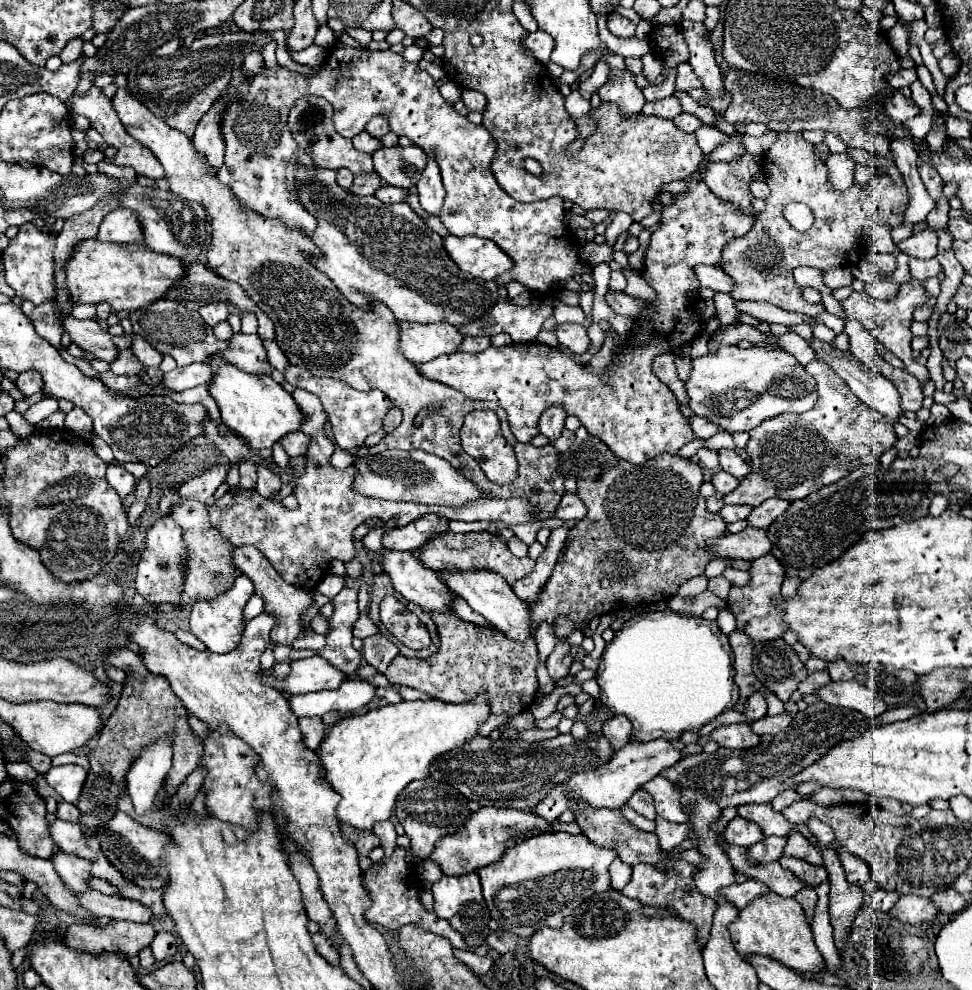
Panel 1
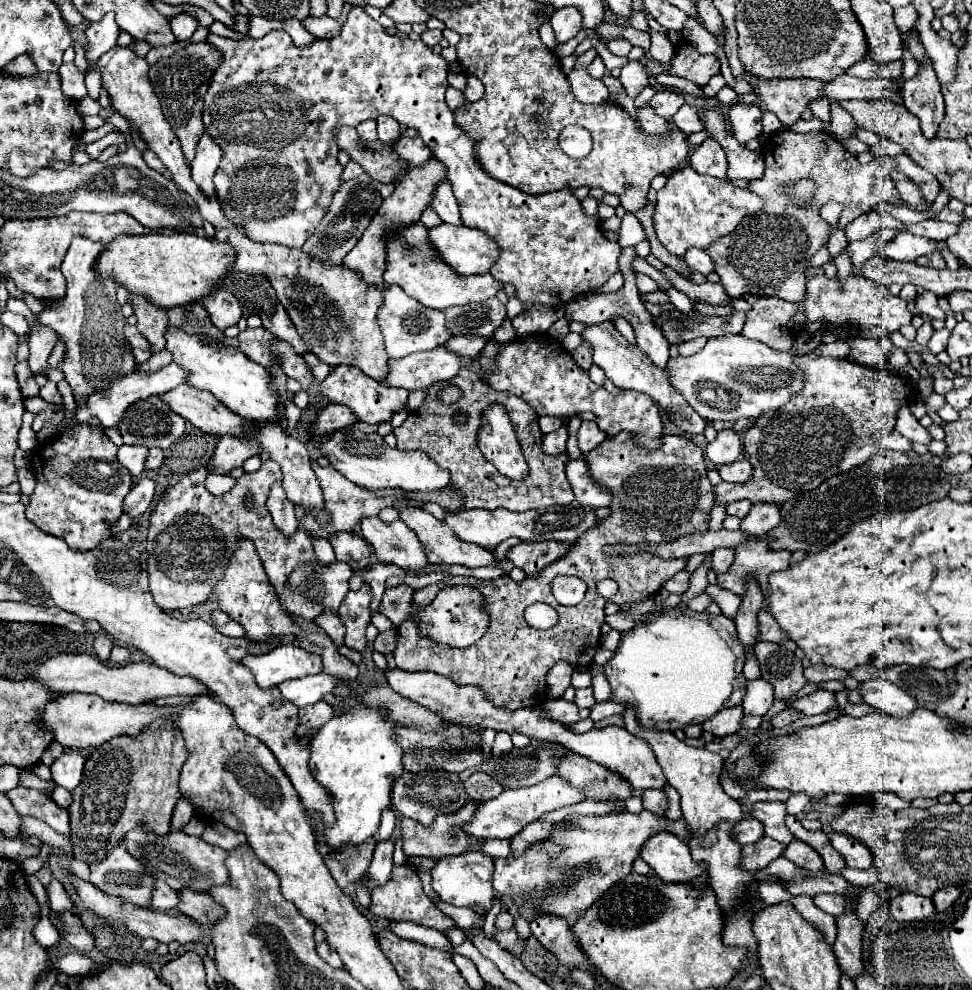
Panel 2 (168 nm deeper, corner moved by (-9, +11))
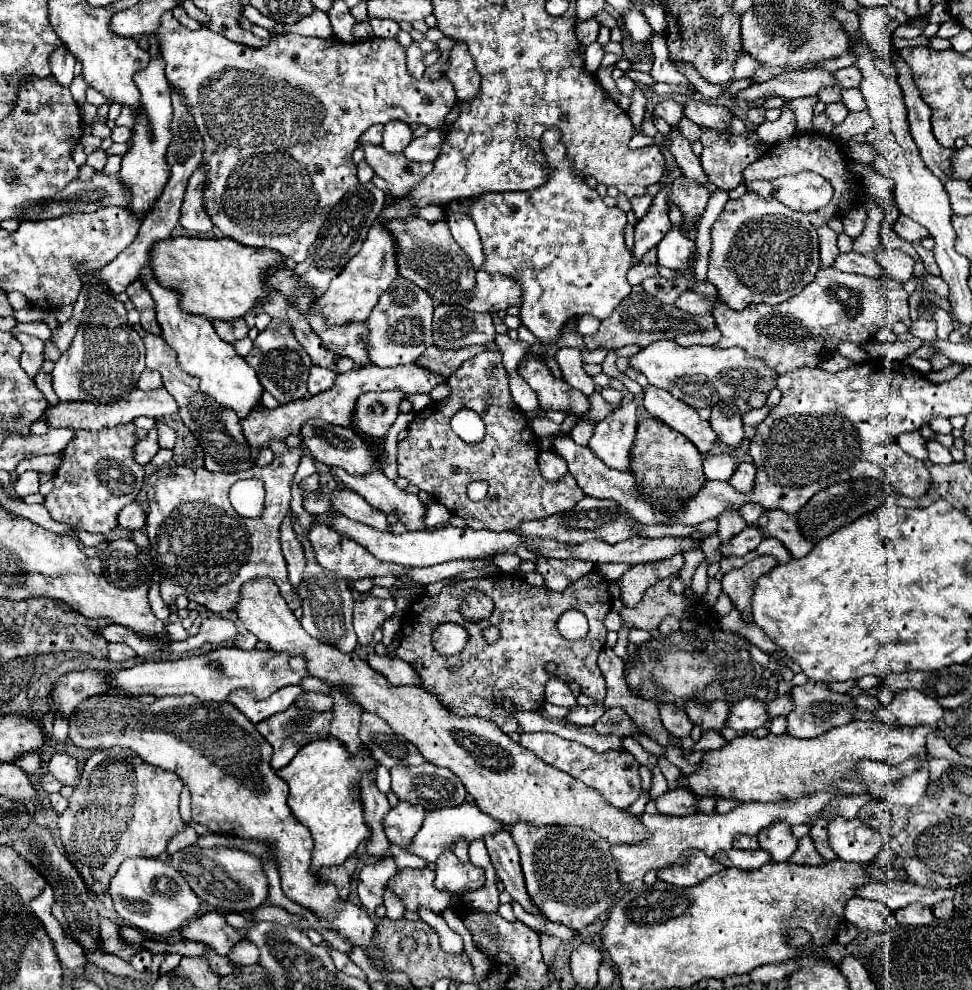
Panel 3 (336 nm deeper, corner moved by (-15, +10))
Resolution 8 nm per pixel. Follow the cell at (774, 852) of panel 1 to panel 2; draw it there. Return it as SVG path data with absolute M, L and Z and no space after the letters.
M763 837L753 845L745 845L741 847L741 863L739 867L745 871L759 871L765 869L773 859L777 859L783 853L785 845L773 841L771 837Z

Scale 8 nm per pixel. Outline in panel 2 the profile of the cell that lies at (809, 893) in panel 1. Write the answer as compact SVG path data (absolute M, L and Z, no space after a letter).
M823 893L823 895L813 897L813 903L815 903L821 911L825 911L825 913L829 913L829 915L833 915L833 917L839 917L841 913L853 909L853 907L857 905L857 899L851 899L851 897L847 897L847 895L825 895L825 893Z

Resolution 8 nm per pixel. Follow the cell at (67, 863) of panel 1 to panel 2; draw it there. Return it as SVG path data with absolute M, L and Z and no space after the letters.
M119 845L105 861L91 867L91 883L107 895L117 895L137 907L151 907L155 879Z

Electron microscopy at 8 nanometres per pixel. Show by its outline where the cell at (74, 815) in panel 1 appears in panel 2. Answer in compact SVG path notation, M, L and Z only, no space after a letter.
M55 787L51 799L53 799L59 807L63 807L63 809L67 809L67 805L71 805L71 793L69 793L67 789L63 789L63 787Z

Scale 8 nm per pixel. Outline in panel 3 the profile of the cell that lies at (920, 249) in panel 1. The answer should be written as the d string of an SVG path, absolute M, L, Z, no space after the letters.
M885 248L885 250L875 254L875 260L885 270L885 276L889 276L891 282L905 284L911 278L911 274L913 274L915 258L905 254L903 250L887 250Z

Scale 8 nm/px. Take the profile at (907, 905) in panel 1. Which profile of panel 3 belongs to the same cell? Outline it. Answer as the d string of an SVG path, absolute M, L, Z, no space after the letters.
M919 906L901 908L895 912L895 916L901 926L923 926L933 922L933 912L929 908L919 908Z

